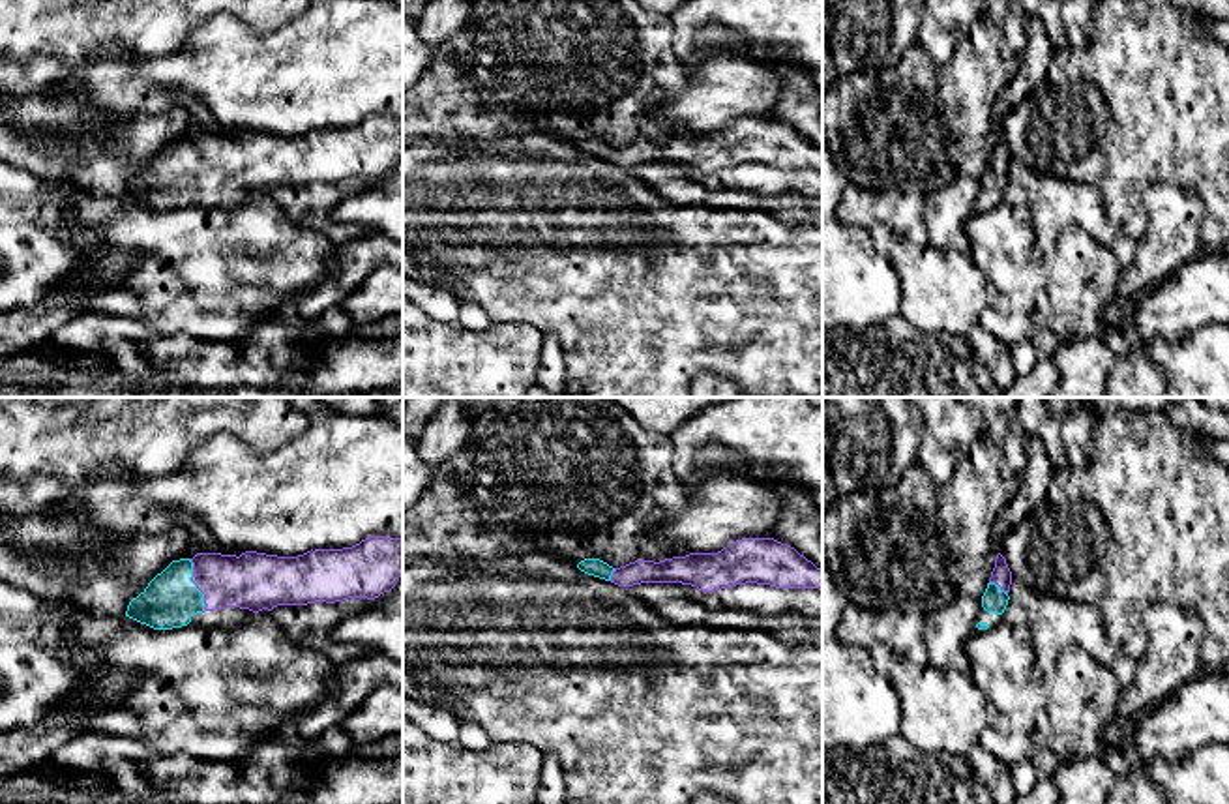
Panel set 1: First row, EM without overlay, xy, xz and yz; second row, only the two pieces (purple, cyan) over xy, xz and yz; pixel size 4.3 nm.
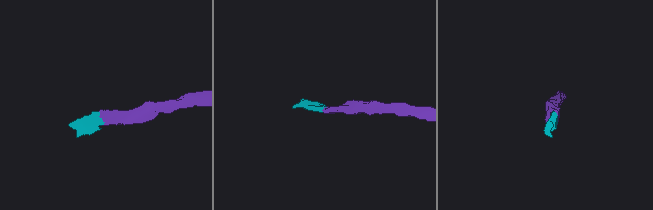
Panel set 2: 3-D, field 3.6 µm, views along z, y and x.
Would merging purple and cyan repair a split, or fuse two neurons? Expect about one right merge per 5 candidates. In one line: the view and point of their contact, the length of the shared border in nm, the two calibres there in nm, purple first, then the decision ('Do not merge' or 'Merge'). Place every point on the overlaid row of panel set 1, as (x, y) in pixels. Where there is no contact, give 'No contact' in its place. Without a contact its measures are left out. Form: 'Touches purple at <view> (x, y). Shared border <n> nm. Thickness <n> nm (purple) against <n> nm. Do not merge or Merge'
Touches purple at xy (195, 583). Shared border 240 nm. Thickness 240 nm (purple) against 240 nm. Merge

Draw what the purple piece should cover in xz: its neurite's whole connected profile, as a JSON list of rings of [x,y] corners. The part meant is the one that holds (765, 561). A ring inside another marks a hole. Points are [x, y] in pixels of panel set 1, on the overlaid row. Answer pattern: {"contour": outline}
{"contour": [[[742,538],[718,553],[689,553],[659,562],[635,560],[613,568],[600,558],[585,558],[577,568],[618,587],[641,583],[682,583],[703,592],[757,583],[776,588],[819,588],[822,570],[794,547],[774,538]]]}

